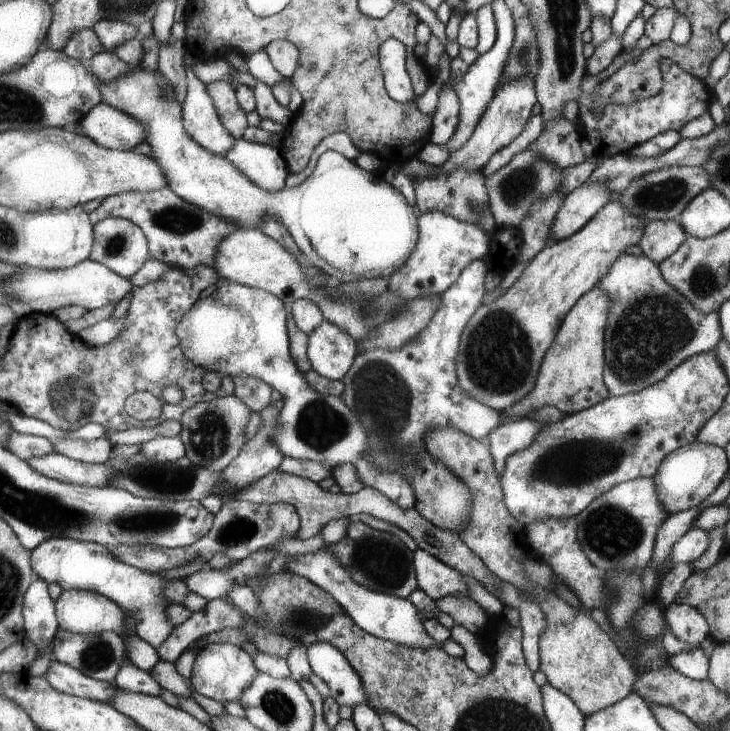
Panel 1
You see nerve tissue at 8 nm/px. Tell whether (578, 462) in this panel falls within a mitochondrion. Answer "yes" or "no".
yes

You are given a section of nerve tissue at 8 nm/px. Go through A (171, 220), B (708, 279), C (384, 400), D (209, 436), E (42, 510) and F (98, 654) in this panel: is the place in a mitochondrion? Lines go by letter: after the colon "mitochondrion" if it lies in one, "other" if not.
A: mitochondrion
B: mitochondrion
C: mitochondrion
D: mitochondrion
E: mitochondrion
F: mitochondrion

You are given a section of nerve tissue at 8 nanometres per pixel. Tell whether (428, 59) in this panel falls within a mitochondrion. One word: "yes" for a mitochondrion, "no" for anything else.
no

